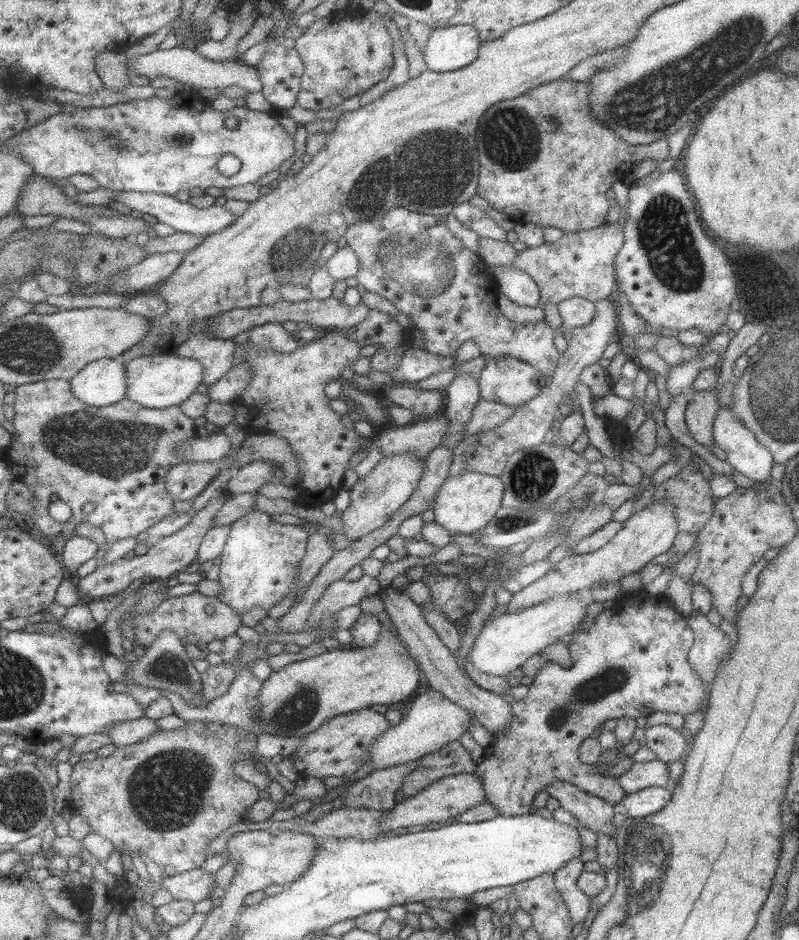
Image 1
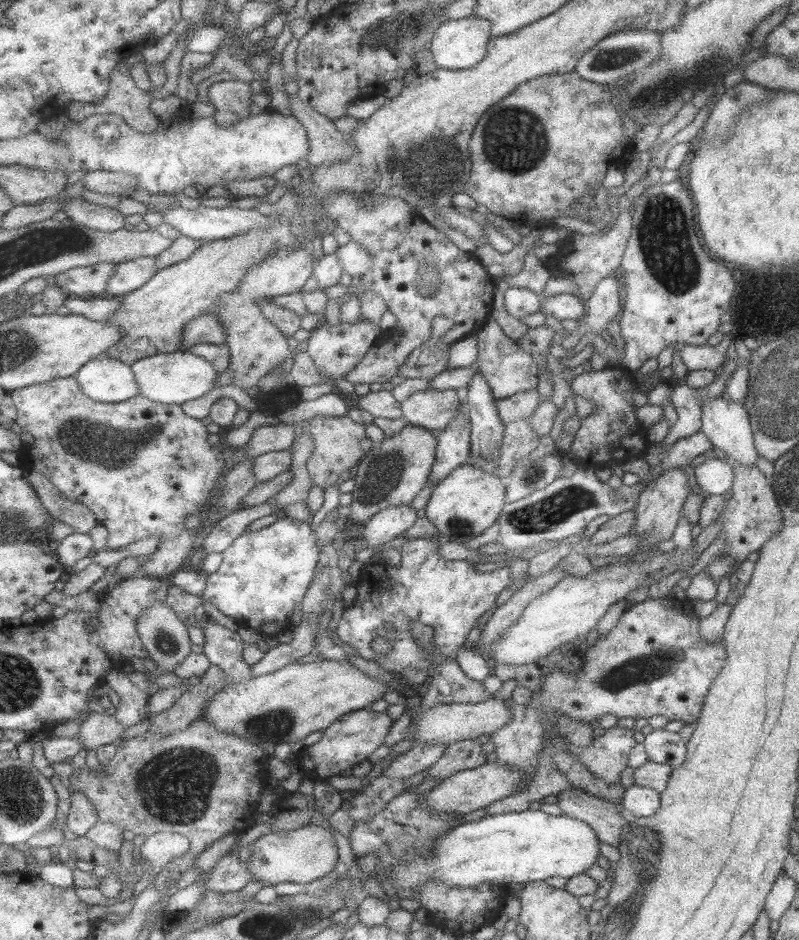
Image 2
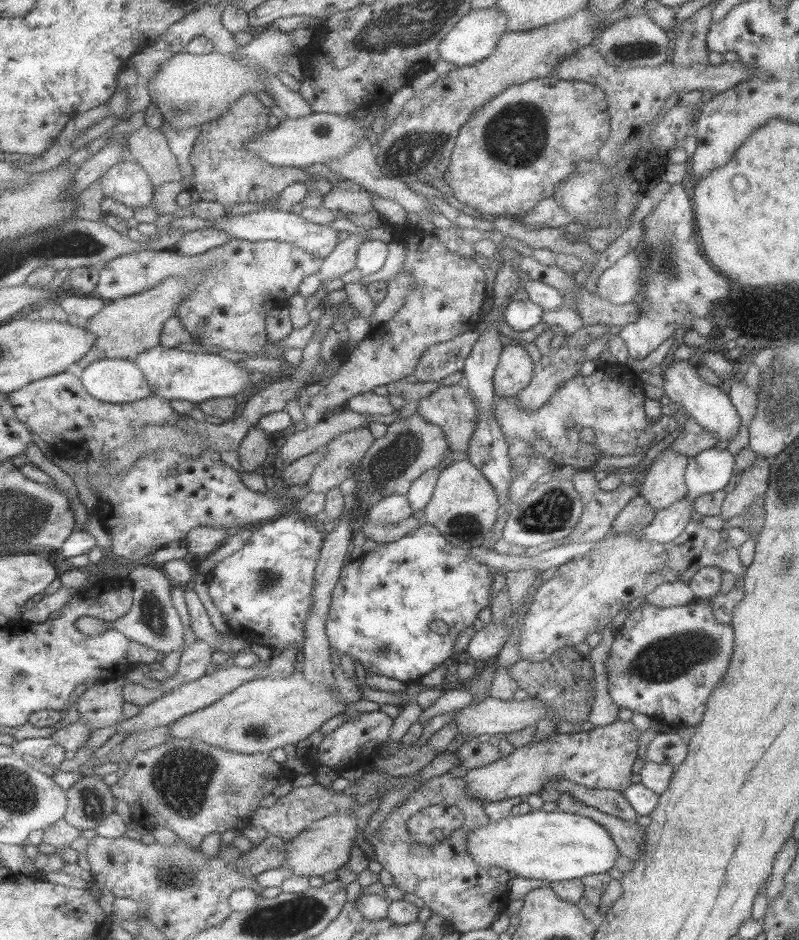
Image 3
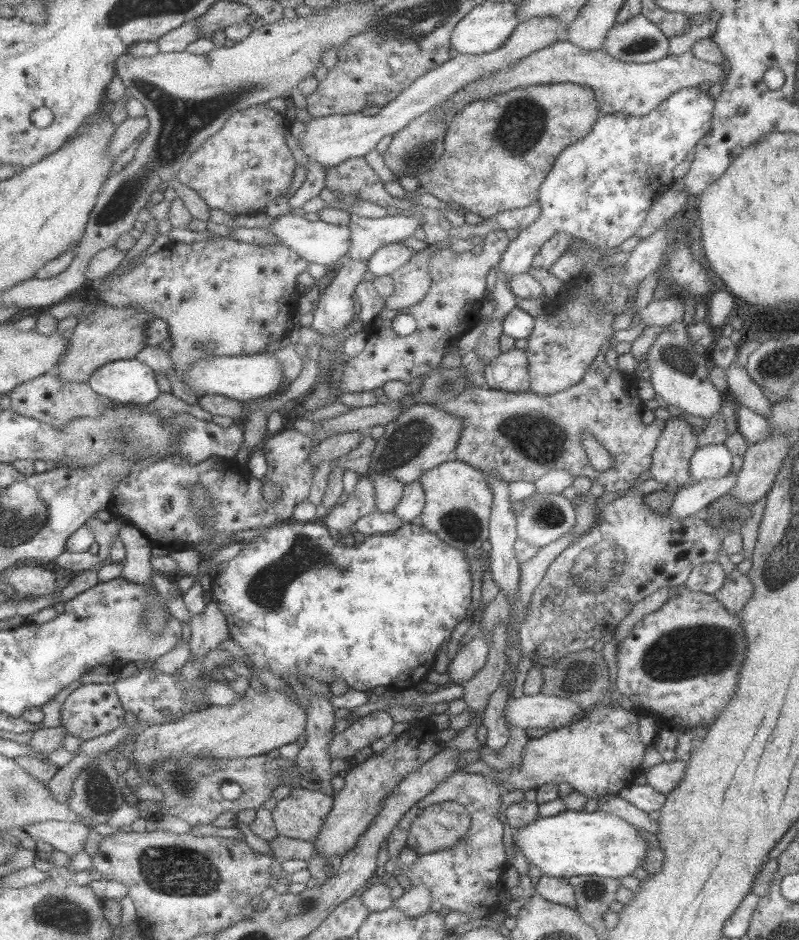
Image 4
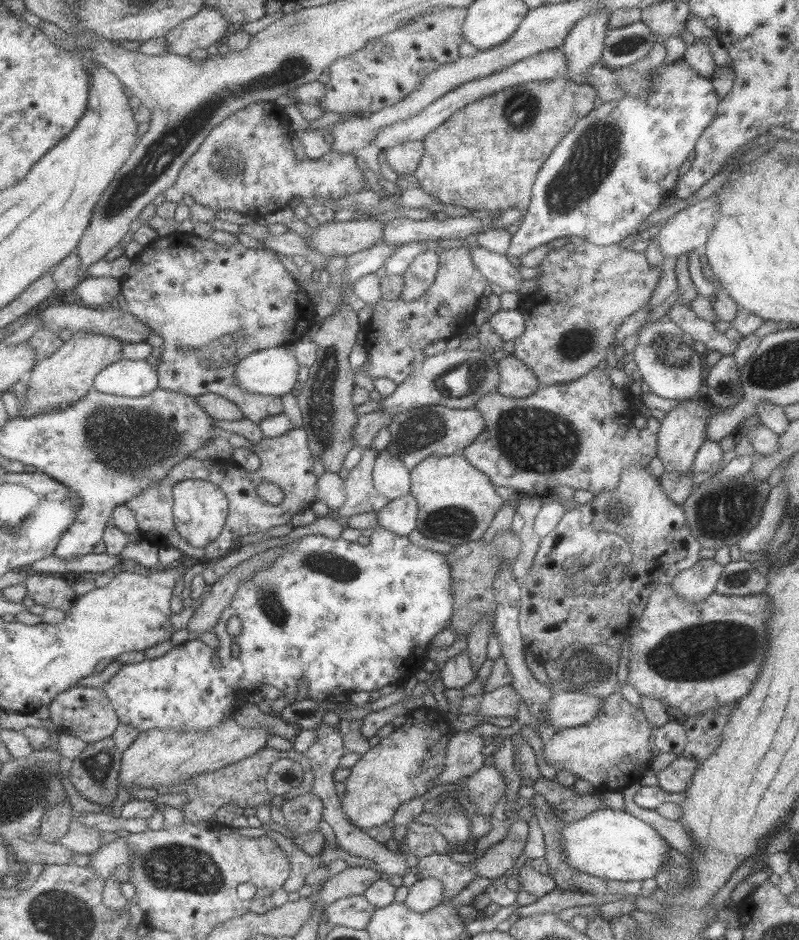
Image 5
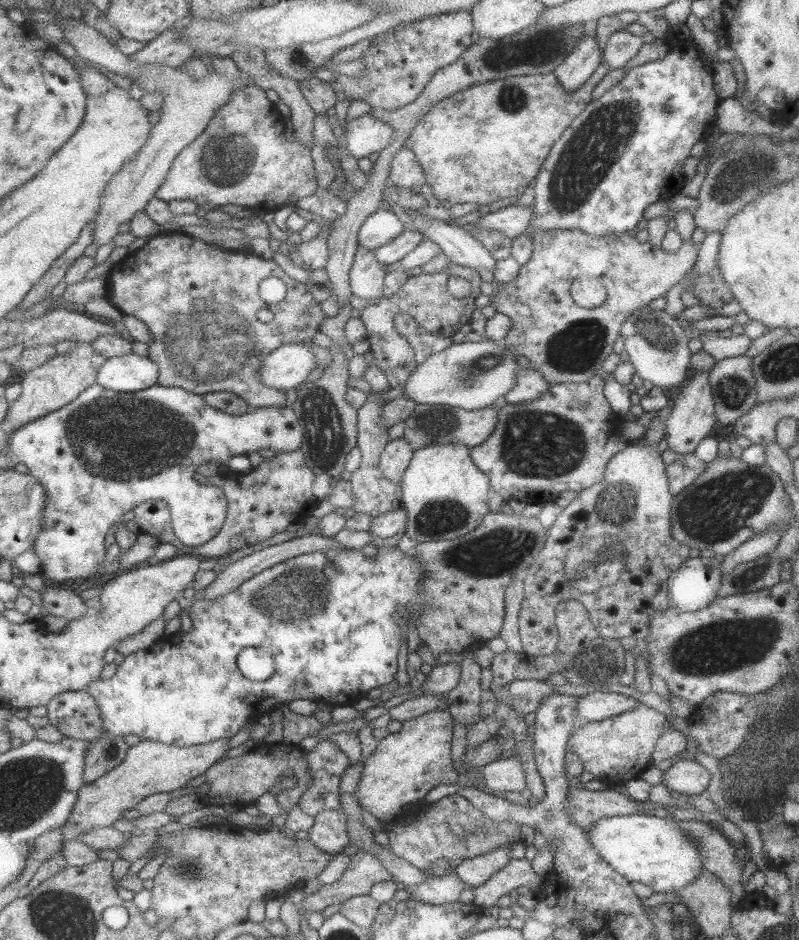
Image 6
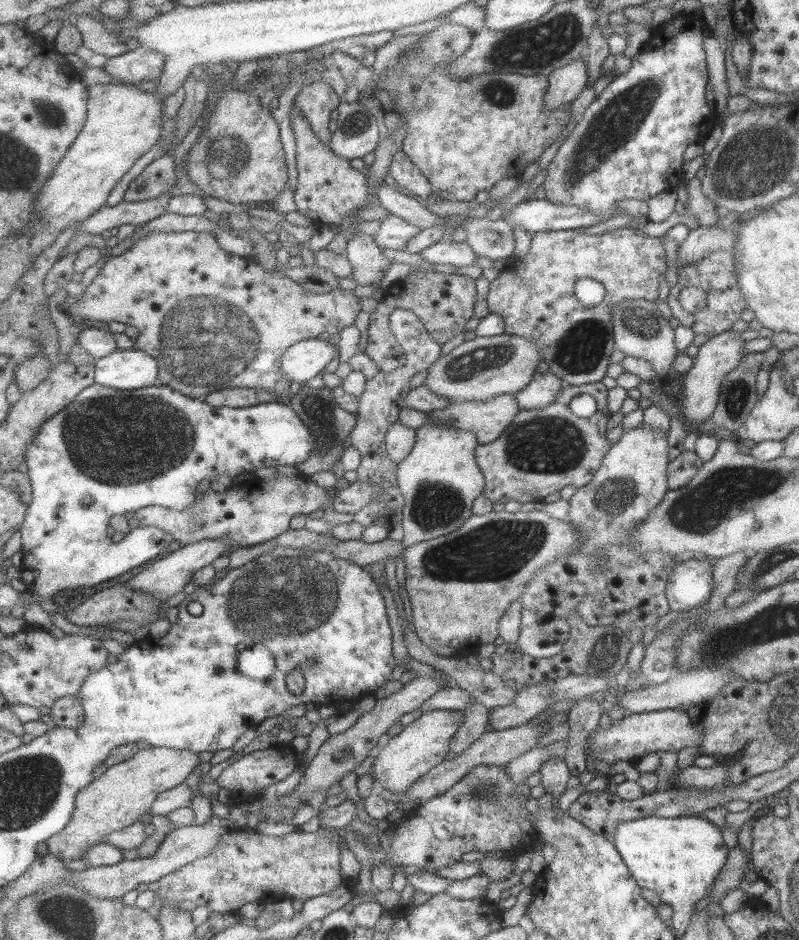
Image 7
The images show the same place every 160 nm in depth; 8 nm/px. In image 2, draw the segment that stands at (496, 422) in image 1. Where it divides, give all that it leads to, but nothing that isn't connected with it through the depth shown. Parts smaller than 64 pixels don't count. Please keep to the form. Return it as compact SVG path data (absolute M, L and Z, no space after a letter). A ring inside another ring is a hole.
M536 389L524 390L494 402L501 424L507 425L515 420L529 417L540 404Z

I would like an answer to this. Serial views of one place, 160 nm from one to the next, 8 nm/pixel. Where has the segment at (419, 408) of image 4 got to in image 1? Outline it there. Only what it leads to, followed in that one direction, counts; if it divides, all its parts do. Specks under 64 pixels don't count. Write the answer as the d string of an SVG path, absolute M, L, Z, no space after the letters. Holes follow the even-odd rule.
M413 452L393 454L389 458L379 459L375 467L371 468L371 472L365 474L360 480L358 479L349 491L349 505L340 516L343 526L342 534L353 542L360 536L382 526L415 491L417 483L421 481L421 475L423 475L423 463L425 463L425 459L413 456Z

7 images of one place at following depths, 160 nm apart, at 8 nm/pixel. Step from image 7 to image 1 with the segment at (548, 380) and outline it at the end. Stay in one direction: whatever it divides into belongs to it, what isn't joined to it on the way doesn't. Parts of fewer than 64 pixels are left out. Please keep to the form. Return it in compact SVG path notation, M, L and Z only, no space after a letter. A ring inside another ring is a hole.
M485 355L476 381L481 399L515 408L537 396L545 385L542 374L534 366L511 355Z

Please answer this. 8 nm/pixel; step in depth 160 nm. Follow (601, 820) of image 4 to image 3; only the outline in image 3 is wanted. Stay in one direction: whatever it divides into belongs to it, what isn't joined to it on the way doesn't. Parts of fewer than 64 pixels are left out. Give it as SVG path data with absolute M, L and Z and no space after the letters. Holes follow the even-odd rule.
M537 809L519 816L509 814L498 822L490 821L487 826L468 832L466 845L470 857L477 866L503 869L510 877L519 875L523 878L550 882L583 878L588 874L607 873L620 855L604 826L591 818L559 810L545 812Z

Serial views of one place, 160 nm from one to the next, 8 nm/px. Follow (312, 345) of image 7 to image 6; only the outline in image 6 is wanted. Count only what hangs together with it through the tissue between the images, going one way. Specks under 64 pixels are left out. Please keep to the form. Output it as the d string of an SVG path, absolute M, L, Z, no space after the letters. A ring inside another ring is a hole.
M289 343L264 356L258 374L268 387L289 390L299 388L315 367L309 344Z

